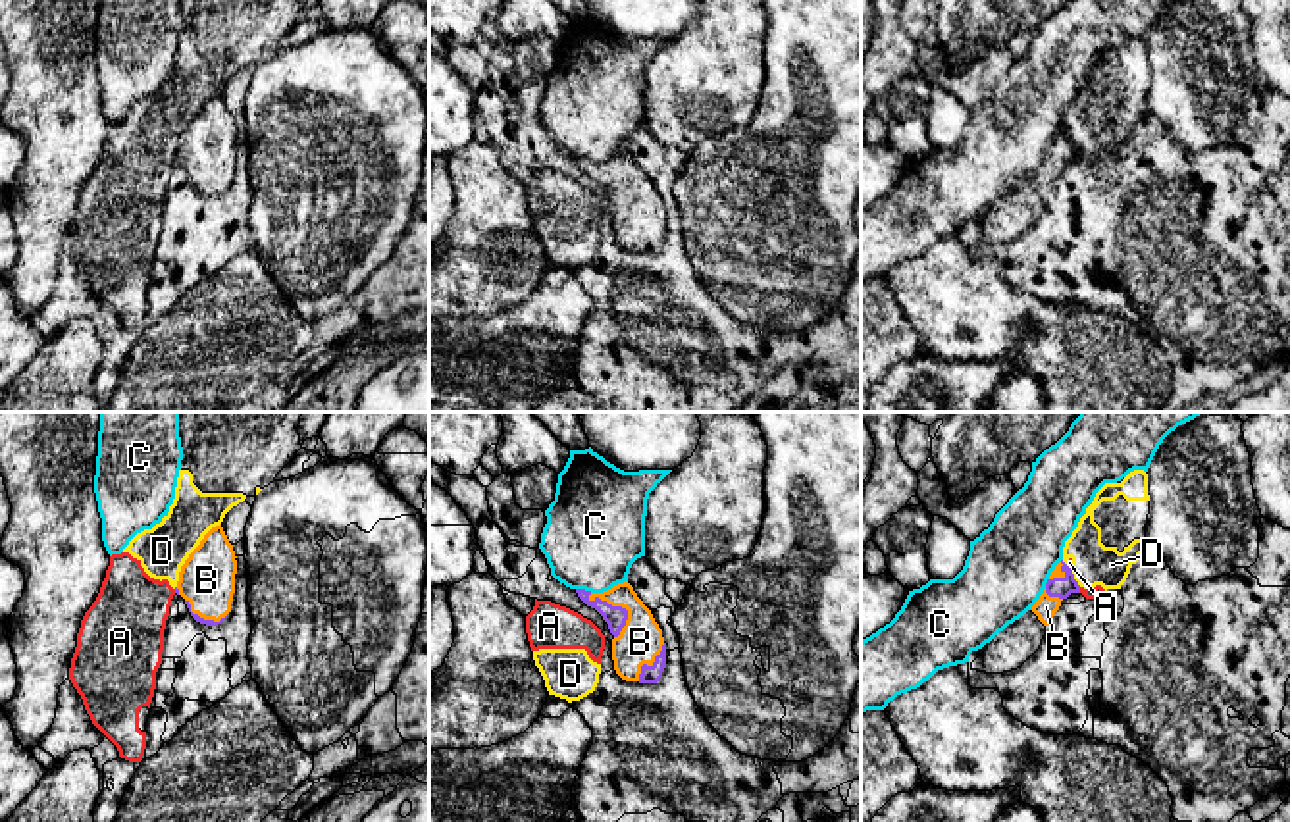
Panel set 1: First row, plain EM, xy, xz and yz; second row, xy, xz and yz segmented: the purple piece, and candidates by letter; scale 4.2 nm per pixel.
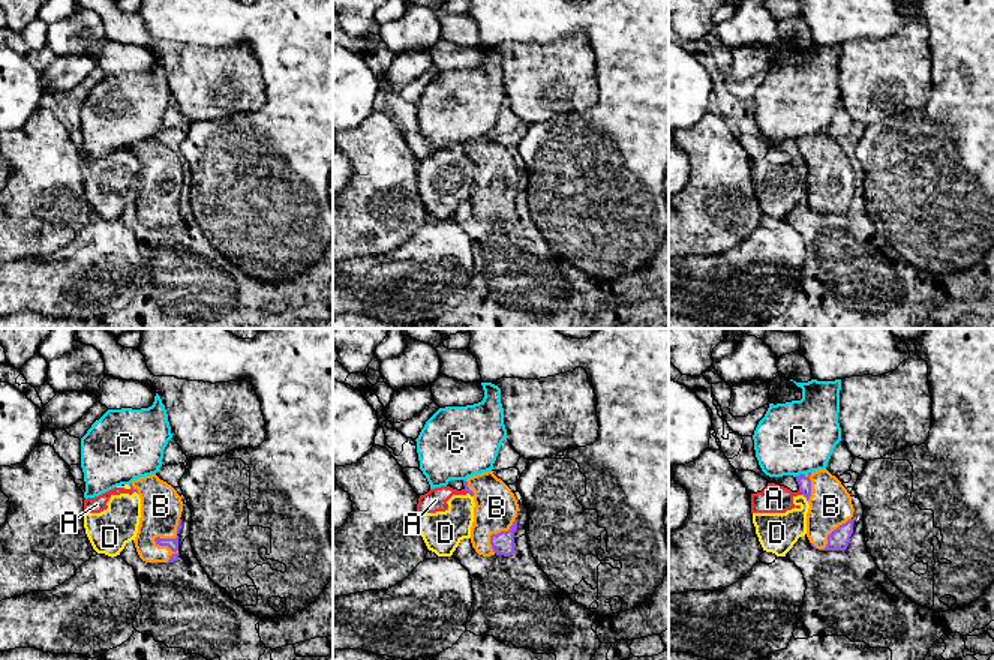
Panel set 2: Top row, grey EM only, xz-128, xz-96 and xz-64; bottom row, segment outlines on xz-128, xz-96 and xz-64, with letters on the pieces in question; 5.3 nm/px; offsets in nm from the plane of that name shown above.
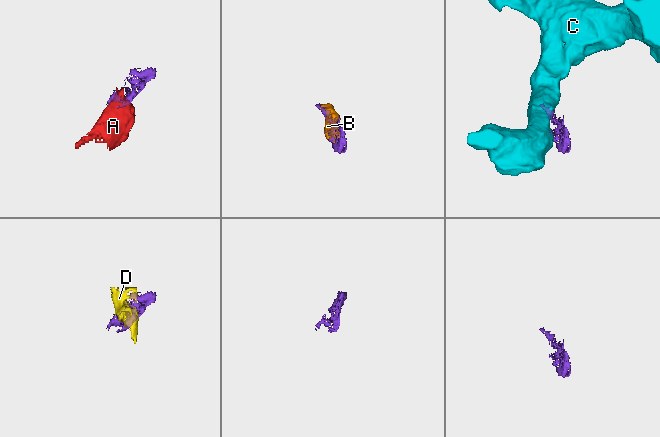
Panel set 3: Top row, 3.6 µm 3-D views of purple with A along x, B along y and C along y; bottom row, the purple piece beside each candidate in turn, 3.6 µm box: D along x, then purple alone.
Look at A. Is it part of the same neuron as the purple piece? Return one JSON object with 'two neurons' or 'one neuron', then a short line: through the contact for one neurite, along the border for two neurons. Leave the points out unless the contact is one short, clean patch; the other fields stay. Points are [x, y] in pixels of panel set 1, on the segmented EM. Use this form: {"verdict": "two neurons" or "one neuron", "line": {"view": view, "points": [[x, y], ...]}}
{"verdict": "two neurons", "line": {"view": "yz", "points": [[1079, 588], [1081, 591]]}}

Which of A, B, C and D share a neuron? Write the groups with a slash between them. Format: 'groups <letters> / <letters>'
groups A D / B / C

